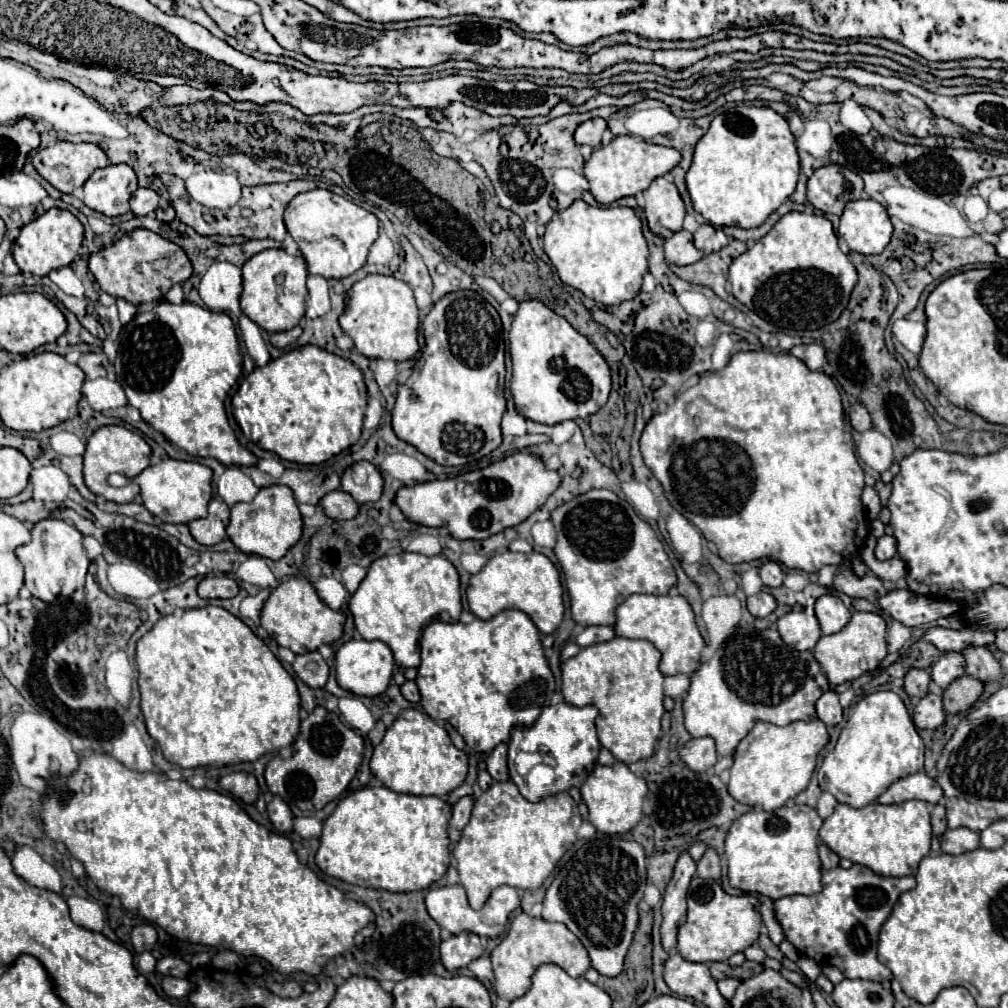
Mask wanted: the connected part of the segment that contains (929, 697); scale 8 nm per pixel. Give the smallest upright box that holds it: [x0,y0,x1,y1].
[914,694,946,730]

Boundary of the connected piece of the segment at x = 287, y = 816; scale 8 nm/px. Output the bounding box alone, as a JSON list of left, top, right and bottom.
[268,796,292,834]

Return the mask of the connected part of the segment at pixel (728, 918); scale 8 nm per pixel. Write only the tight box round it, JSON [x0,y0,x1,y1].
[678,878,762,962]

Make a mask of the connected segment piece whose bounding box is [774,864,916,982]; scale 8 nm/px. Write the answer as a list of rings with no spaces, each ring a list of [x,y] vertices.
[[[854,864],[852,868],[834,868],[828,872],[822,872],[822,892],[812,896],[786,896],[780,900],[774,900],[774,918],[784,930],[786,940],[802,954],[818,964],[832,964],[842,970],[846,978],[860,978],[860,980],[876,980],[876,982],[888,982],[892,980],[892,972],[876,958],[878,948],[878,932],[884,920],[890,916],[900,892],[912,890],[916,886],[914,876],[900,876],[900,878],[886,878],[876,872],[872,872],[866,866]]]

